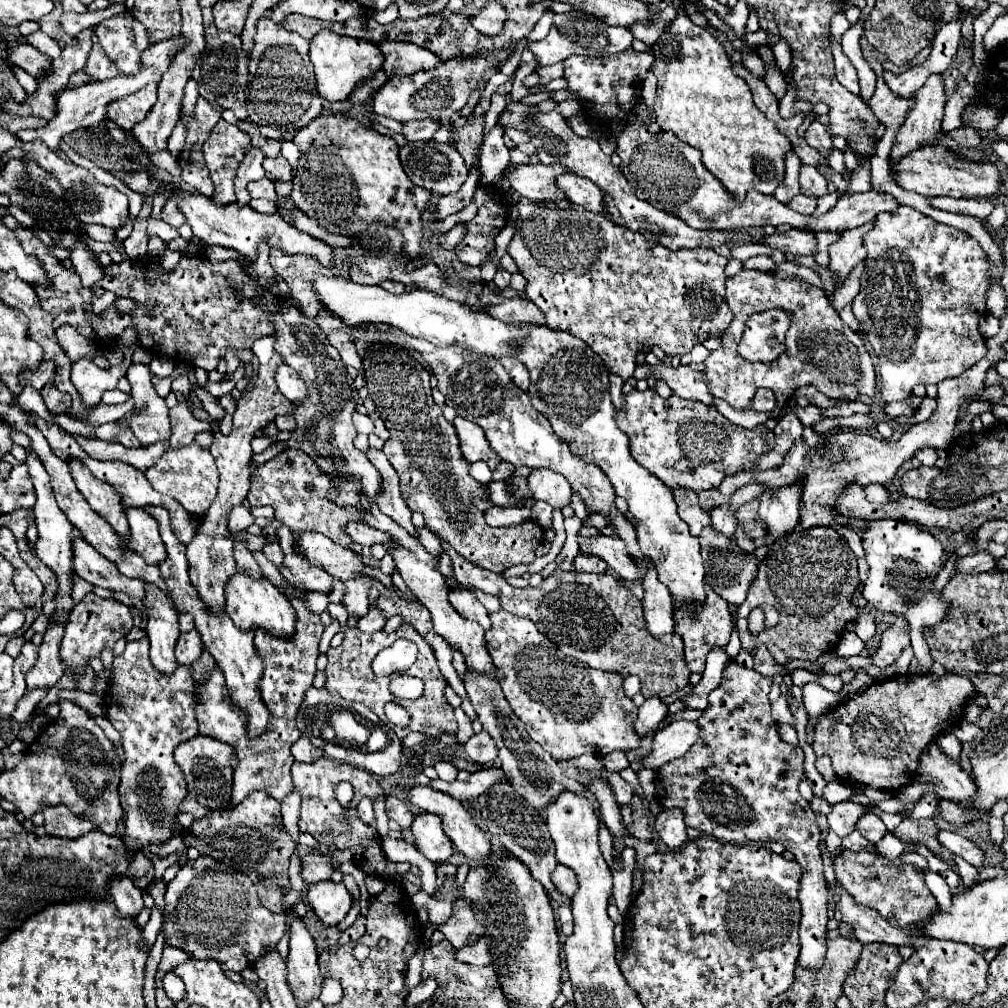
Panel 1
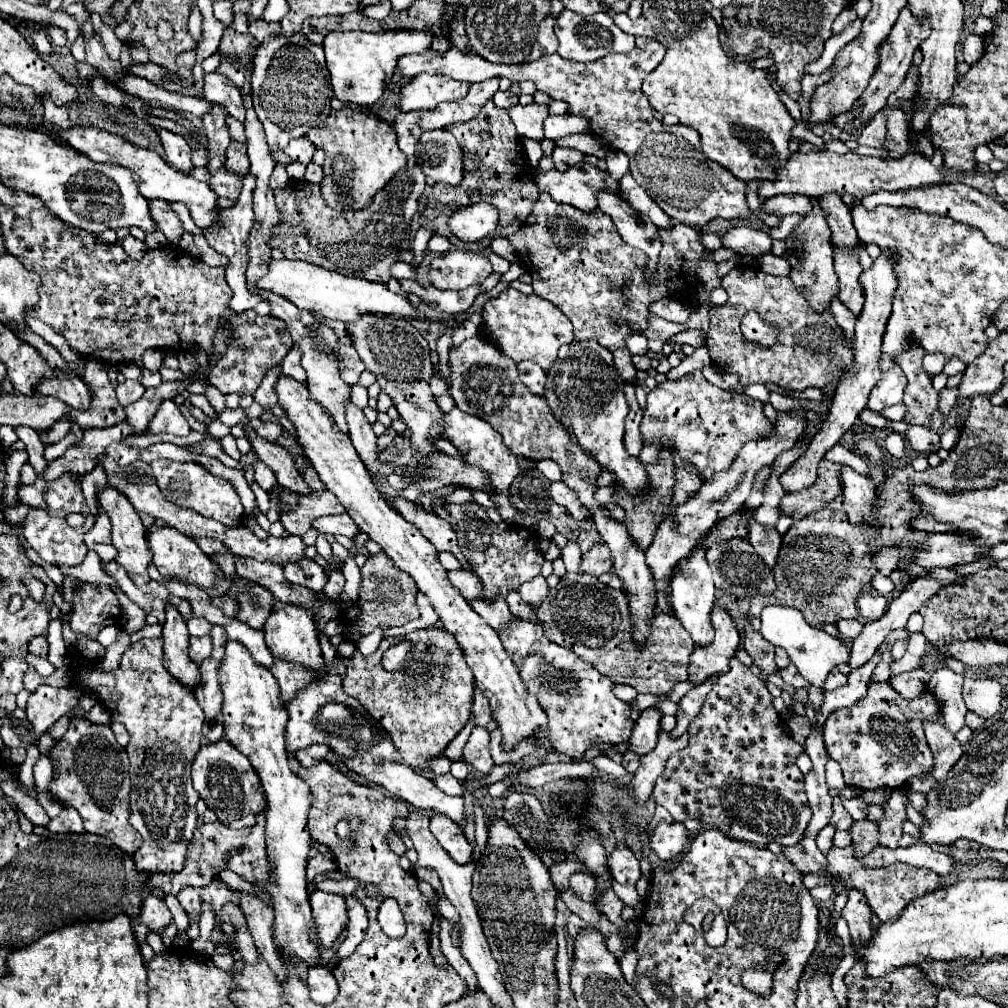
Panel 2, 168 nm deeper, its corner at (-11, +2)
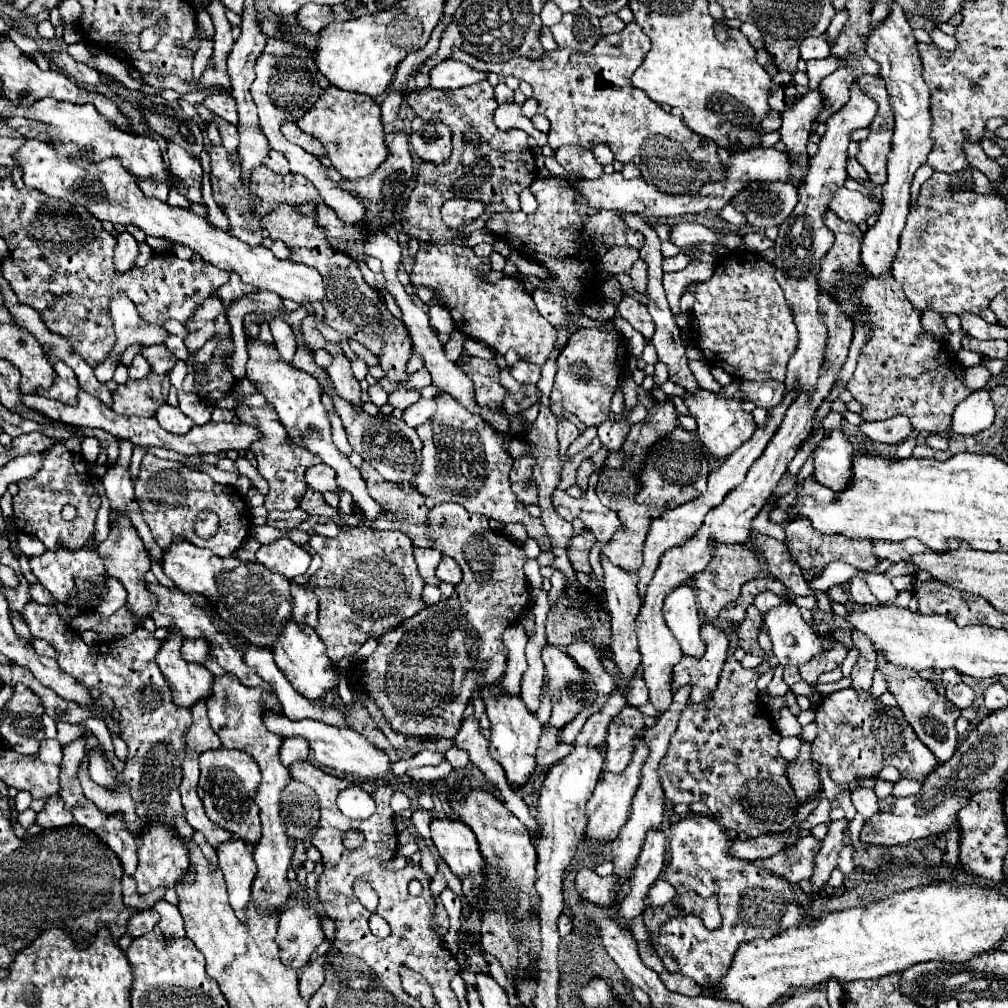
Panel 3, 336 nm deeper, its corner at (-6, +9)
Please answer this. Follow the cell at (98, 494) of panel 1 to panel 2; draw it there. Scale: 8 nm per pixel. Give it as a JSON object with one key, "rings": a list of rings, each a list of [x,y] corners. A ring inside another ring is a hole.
{"rings":[[[100,487],[98,489],[98,501],[106,509],[106,513],[110,515],[110,521],[112,521],[112,545],[118,549],[116,563],[126,569],[126,573],[130,575],[130,579],[134,581],[136,587],[144,589],[150,581],[146,569],[152,563],[152,553],[150,553],[148,543],[146,543],[146,531],[144,531],[140,515],[136,513],[136,509],[132,509],[132,505],[128,505],[128,499],[118,489]]]}

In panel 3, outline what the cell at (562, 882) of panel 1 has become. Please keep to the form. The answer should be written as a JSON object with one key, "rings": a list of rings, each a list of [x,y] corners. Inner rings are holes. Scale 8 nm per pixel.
{"rings":[[[581,868],[575,878],[575,888],[581,898],[595,902],[597,906],[609,906],[615,900],[617,890],[617,876],[599,876],[591,868]]]}

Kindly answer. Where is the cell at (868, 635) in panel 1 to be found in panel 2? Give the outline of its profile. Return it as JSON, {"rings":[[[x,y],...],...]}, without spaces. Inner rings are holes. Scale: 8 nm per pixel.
{"rings":[[[876,591],[872,593],[862,593],[856,601],[856,607],[860,611],[862,617],[866,617],[868,621],[876,621],[884,615],[886,611],[886,605],[888,605],[888,599]]]}

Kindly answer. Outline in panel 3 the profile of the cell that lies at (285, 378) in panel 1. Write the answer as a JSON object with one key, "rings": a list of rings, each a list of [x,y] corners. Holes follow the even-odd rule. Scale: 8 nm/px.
{"rings":[[[277,316],[277,320],[273,320],[269,326],[271,326],[273,342],[275,342],[281,358],[283,358],[285,362],[291,362],[293,356],[295,356],[295,348],[297,348],[297,344],[295,344],[295,334],[293,334],[291,326],[289,326],[285,320],[281,320],[279,316]]]}

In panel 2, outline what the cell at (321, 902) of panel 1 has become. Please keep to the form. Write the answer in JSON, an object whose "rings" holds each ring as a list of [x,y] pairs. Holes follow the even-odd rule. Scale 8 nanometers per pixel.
{"rings":[[[316,889],[310,895],[310,905],[312,905],[314,929],[316,929],[316,937],[312,937],[312,941],[316,941],[322,949],[330,949],[338,939],[340,931],[348,923],[346,901],[340,895],[332,895]]]}

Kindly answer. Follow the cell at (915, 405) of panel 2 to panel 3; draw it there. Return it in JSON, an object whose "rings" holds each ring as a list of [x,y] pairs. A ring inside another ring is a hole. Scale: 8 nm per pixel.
{"rings":[[[831,210],[825,214],[825,224],[833,230],[835,244],[827,252],[827,258],[823,258],[823,270],[819,272],[823,290],[839,298],[839,304],[843,304],[847,314],[853,318],[855,302],[863,302],[863,306],[871,310],[873,336],[871,342],[863,346],[857,370],[847,384],[847,390],[865,408],[861,416],[865,420],[883,420],[903,414],[911,418],[917,434],[927,436],[949,432],[955,406],[973,390],[961,384],[955,376],[947,346],[925,334],[919,322],[921,316],[915,314],[915,308],[903,294],[903,288],[899,288],[891,274],[883,274],[883,278],[863,278],[863,266],[859,266],[859,246],[863,240],[861,230],[851,222],[843,222]]]}

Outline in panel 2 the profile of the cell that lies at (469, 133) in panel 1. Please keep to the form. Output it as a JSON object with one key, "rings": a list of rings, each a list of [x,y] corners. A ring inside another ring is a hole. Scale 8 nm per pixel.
{"rings":[[[488,101],[480,113],[462,123],[452,123],[446,127],[456,141],[462,147],[464,153],[464,181],[460,185],[444,185],[444,183],[434,183],[434,189],[428,197],[428,203],[420,215],[420,227],[432,227],[434,235],[448,237],[450,243],[456,249],[470,249],[470,251],[484,251],[488,241],[482,243],[462,243],[450,233],[448,219],[450,215],[460,207],[460,203],[470,203],[470,201],[488,201],[500,211],[500,223],[498,231],[494,235],[510,235],[516,233],[522,227],[522,219],[526,223],[526,218],[532,213],[532,207],[538,199],[538,189],[532,185],[532,177],[536,171],[530,167],[524,155],[524,147],[520,143],[520,135],[514,127],[514,123],[508,117],[506,109],[500,109],[494,105],[494,101]],[[482,133],[488,133],[490,139],[482,139]]]}

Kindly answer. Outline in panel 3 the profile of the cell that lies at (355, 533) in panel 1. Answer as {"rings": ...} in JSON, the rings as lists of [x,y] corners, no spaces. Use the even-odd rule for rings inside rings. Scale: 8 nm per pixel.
{"rings":[[[295,508],[293,512],[269,512],[267,514],[267,524],[275,526],[275,528],[289,528],[295,530],[301,522],[305,522],[309,518],[309,514],[303,514],[301,508]]]}

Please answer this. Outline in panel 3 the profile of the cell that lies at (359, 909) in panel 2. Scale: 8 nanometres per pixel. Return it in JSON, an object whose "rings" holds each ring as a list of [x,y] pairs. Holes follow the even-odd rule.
{"rings":[[[309,964],[301,970],[301,978],[299,978],[299,990],[301,990],[301,996],[305,1000],[309,1000],[313,996],[313,992],[317,988],[321,988],[325,982],[325,974],[323,974],[323,964]]]}

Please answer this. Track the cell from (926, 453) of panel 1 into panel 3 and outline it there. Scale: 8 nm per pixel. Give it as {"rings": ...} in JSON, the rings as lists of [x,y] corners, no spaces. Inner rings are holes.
{"rings":[[[895,416],[891,420],[881,420],[881,422],[865,422],[859,428],[863,434],[871,436],[871,440],[887,444],[901,444],[913,434],[911,420],[905,416]]]}

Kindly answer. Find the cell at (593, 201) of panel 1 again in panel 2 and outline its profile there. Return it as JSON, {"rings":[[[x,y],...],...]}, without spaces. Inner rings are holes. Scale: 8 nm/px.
{"rings":[[[598,193],[598,209],[614,219],[614,225],[624,243],[642,249],[648,255],[648,267],[644,267],[644,275],[652,277],[656,273],[656,261],[660,255],[660,235],[656,225],[644,217],[644,213],[636,213],[624,199],[614,197],[612,193]]]}

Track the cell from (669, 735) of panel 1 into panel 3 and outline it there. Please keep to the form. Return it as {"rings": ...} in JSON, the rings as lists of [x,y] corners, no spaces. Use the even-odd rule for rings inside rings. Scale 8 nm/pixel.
{"rings":[[[639,738],[637,746],[635,746],[635,758],[629,762],[629,766],[621,774],[613,774],[613,772],[603,772],[601,774],[601,778],[597,782],[597,788],[593,792],[593,798],[587,804],[589,822],[587,822],[587,832],[585,834],[587,834],[587,840],[589,840],[591,846],[615,840],[621,826],[625,826],[625,822],[629,820],[629,810],[631,810],[631,804],[633,804],[633,796],[635,796],[635,790],[639,788],[641,770],[643,770],[643,764],[647,760],[647,750],[649,750],[649,746],[645,744],[645,740]]]}

